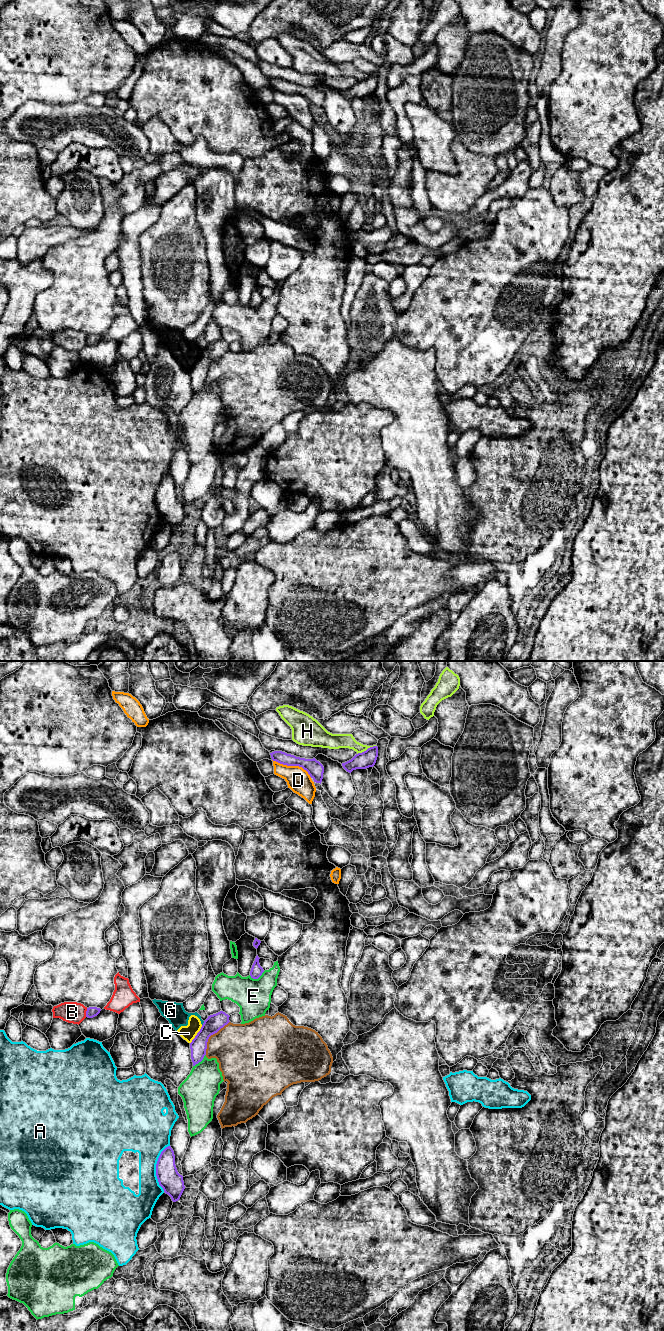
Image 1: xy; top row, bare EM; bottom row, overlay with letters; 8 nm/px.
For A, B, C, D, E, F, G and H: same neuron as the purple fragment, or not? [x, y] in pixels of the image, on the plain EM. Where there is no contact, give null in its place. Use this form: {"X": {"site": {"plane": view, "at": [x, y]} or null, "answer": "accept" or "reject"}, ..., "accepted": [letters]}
{"A": {"site": {"plane": "xy", "at": [156, 496]}, "answer": "reject"}, "B": {"site": {"plane": "xy", "at": [86, 340]}, "answer": "reject"}, "C": {"site": {"plane": "xy", "at": [197, 362]}, "answer": "reject"}, "D": {"site": {"plane": "xy", "at": [292, 93]}, "answer": "reject"}, "E": {"site": {"plane": "xy", "at": [256, 306]}, "answer": "reject"}, "F": {"site": {"plane": "xy", "at": [210, 363]}, "answer": "reject"}, "G": {"site": {"plane": "xy", "at": [203, 351]}, "answer": "reject"}, "H": {"site": {"plane": "xy", "at": [367, 77]}, "answer": "reject"}, "accepted": []}

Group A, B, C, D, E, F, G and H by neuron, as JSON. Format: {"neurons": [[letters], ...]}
{"neurons": [["A"], ["B"], ["C", "G"], ["D"], ["E"], ["F"], ["H"]]}

